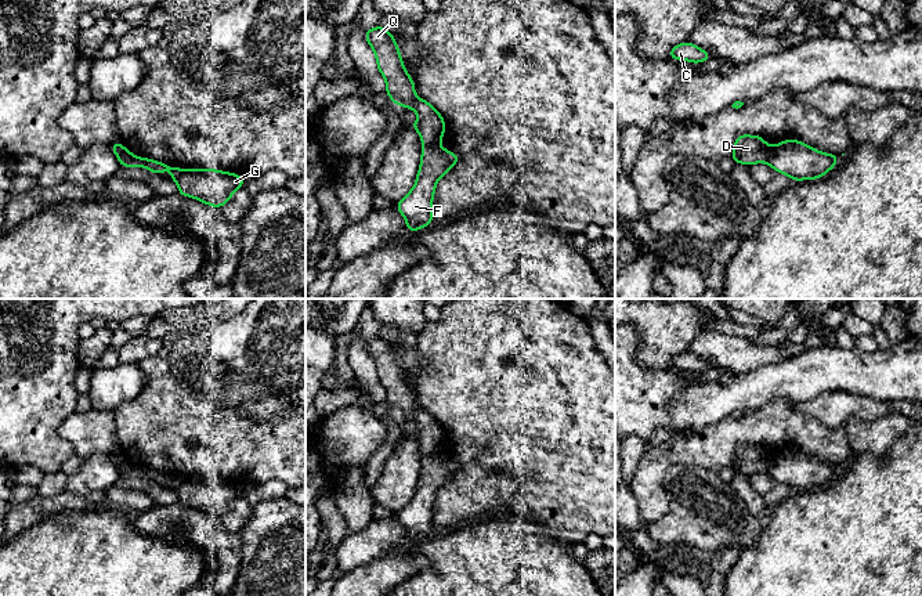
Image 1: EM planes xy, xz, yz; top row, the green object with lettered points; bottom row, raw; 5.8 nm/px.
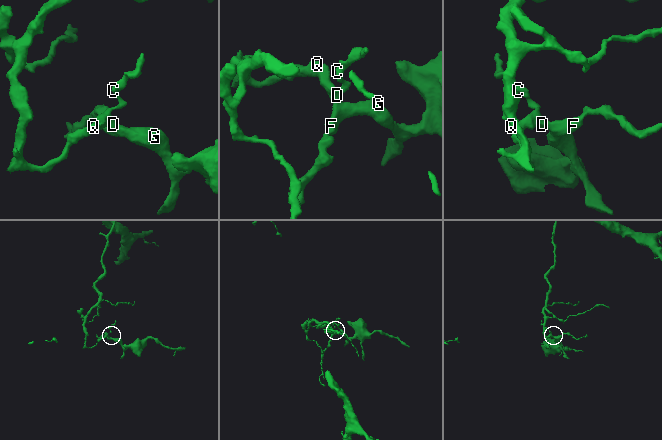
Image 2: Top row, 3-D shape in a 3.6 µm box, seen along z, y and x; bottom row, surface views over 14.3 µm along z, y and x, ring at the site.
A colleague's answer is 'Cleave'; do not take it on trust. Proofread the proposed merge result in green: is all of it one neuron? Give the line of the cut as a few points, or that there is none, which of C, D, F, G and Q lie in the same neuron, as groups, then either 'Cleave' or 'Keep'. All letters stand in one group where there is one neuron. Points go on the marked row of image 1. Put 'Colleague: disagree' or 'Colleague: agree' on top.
Colleague: agree
Split along yz (772, 147), (765, 162). Groups: C D Q / F G. Cleave

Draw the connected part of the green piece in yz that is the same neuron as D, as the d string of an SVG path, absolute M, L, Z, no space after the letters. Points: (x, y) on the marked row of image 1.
M737 136L733 160L742 165L766 163L771 147L760 136Z

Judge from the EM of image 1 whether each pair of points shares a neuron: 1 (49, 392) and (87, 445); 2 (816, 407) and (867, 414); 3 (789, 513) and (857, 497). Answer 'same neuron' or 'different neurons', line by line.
1: different neurons
2: same neuron
3: same neuron

